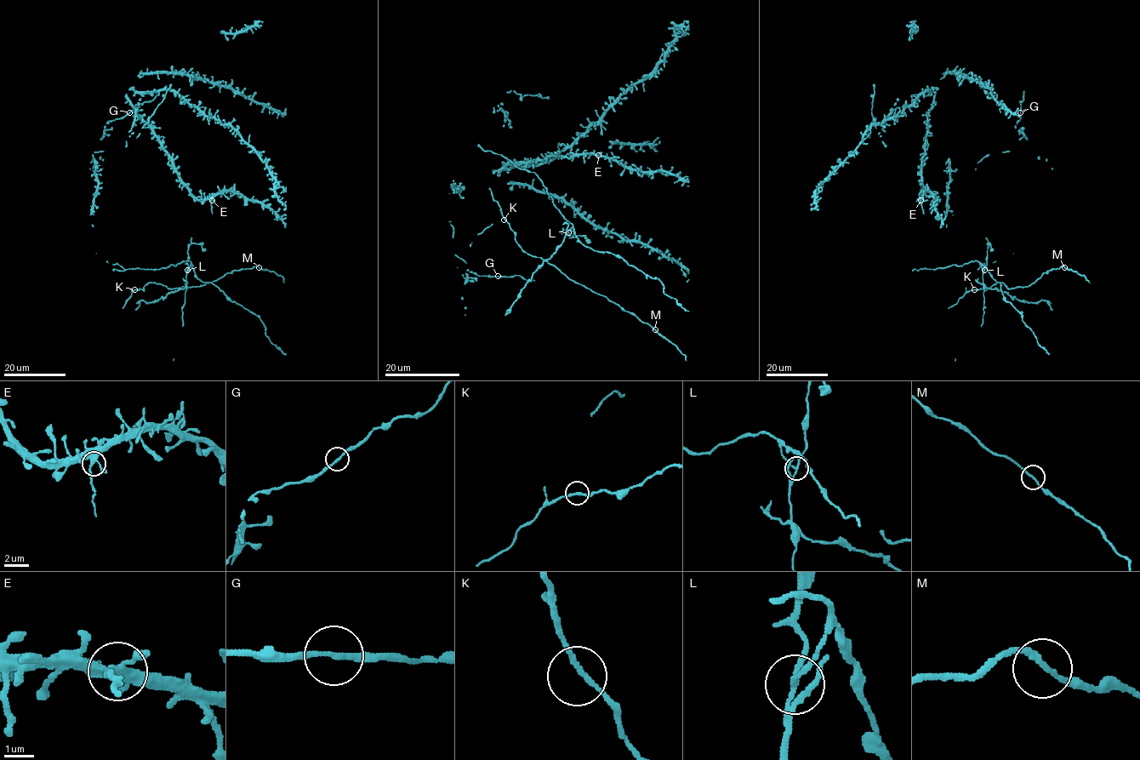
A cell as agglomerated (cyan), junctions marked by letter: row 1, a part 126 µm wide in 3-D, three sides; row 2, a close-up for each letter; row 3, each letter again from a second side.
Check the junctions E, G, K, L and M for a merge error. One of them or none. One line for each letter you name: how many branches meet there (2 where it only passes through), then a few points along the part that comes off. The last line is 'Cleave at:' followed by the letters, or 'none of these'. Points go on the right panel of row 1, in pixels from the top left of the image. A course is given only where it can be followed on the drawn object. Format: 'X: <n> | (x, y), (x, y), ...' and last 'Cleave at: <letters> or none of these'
L: 4 | (984, 270), (983, 283), (987, 288), (1006, 292), (1018, 300), (1033, 302), (1045, 300), (1051, 310)
Cleave at: L

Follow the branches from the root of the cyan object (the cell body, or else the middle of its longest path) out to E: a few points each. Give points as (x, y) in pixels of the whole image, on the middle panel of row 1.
E: (558, 156), (572, 157), (578, 154), (598, 155)

